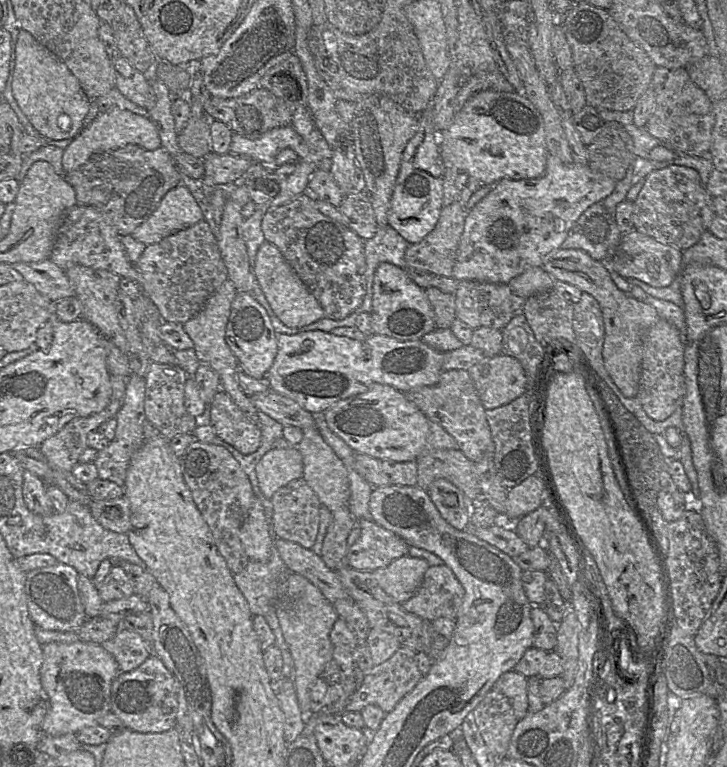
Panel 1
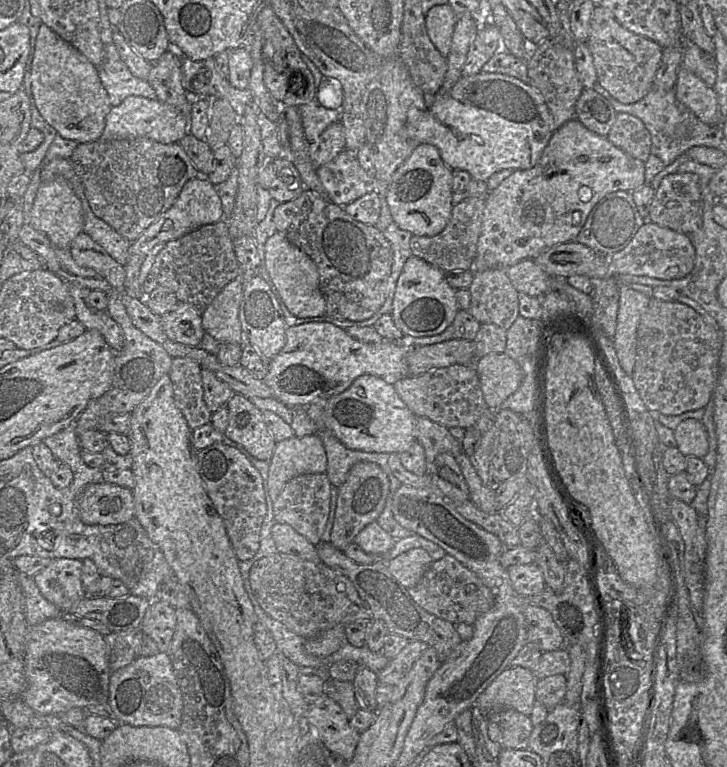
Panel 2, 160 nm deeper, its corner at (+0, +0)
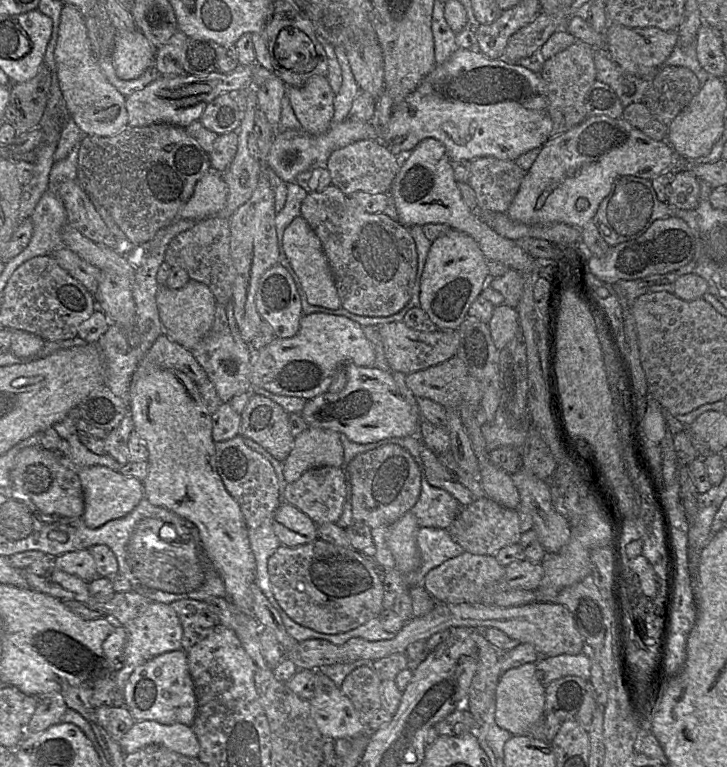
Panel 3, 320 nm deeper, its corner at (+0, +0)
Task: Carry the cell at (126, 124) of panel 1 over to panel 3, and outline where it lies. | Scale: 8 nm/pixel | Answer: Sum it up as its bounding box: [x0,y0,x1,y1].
[126,65,253,127]

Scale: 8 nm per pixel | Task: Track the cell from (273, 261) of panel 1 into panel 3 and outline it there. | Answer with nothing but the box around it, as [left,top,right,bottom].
[281,216,341,310]

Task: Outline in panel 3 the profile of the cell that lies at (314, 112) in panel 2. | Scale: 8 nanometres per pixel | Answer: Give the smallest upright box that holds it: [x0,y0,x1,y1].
[332,47,361,123]

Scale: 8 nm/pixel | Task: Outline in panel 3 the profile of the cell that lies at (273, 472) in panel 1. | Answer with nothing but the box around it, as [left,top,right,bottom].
[282,428,343,482]

